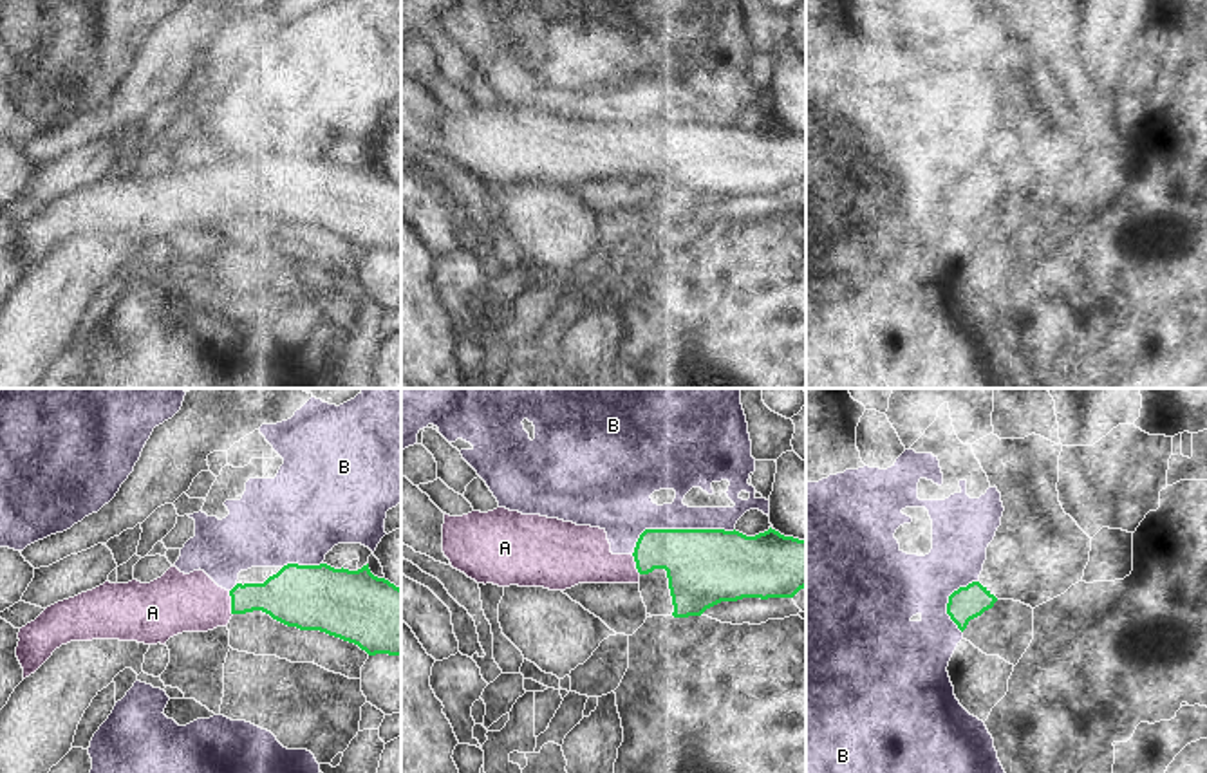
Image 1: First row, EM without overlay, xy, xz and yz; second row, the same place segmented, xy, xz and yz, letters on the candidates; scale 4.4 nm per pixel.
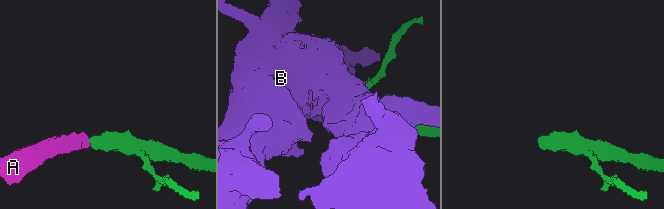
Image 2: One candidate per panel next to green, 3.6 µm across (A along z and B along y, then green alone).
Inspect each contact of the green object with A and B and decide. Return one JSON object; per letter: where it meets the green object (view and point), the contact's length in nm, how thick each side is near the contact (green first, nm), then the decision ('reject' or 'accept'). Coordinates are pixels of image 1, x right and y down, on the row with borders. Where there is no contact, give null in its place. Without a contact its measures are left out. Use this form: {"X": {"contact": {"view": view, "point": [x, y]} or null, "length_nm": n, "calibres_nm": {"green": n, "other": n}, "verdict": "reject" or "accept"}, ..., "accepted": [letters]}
{"A": {"contact": {"view": "xy", "point": [232, 604]}, "length_nm": 110, "calibres_nm": {"green": 220, "other": 260}, "verdict": "accept"}, "B": {"contact": {"view": "xz", "point": [678, 530]}, "length_nm": 480, "calibres_nm": {"green": 340, "other": 240}, "verdict": "reject"}, "accepted": ["A"]}

